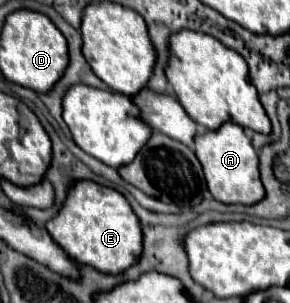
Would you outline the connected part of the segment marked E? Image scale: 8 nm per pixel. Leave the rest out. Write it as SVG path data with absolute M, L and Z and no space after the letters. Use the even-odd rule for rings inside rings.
M77 181L69 189L63 209L45 227L73 259L101 273L123 273L141 257L141 223L129 201L117 189L93 181Z

